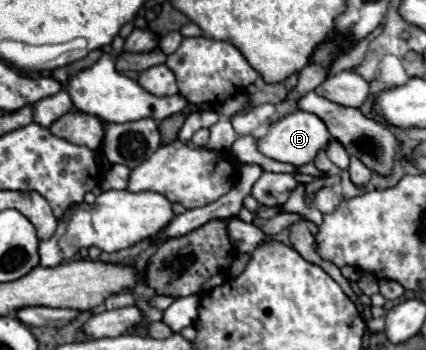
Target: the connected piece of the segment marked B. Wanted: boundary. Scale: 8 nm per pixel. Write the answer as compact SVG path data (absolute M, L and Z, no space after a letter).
M296 111L296 113L290 113L286 117L282 117L280 121L270 121L268 127L266 127L266 133L264 137L260 137L256 141L258 145L258 151L270 159L276 159L276 161L282 161L282 163L292 163L296 167L300 165L306 165L306 163L312 163L316 153L320 149L326 147L328 143L328 131L326 131L326 125L320 121L320 117L312 115L312 113L304 113L304 111Z

